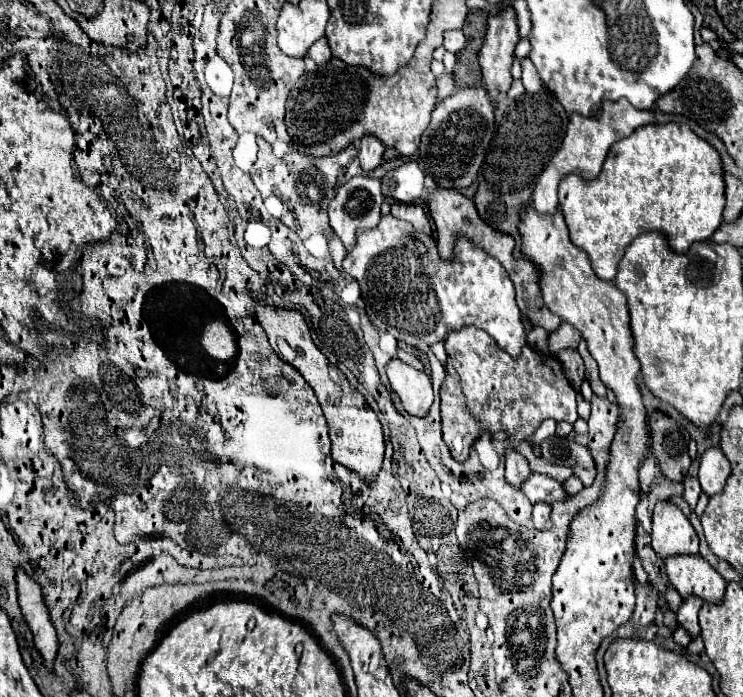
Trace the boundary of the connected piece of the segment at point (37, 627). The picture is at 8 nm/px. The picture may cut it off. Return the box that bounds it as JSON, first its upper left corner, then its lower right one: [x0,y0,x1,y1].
[16,568,58,670]

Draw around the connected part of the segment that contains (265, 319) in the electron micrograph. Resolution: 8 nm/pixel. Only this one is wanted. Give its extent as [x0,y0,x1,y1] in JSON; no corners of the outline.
[256,302,384,484]

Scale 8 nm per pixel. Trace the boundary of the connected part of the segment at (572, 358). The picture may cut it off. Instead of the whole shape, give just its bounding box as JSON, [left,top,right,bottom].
[558,350,584,392]

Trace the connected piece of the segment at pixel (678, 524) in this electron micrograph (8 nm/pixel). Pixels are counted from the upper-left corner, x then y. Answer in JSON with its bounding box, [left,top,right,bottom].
[652,500,698,560]

